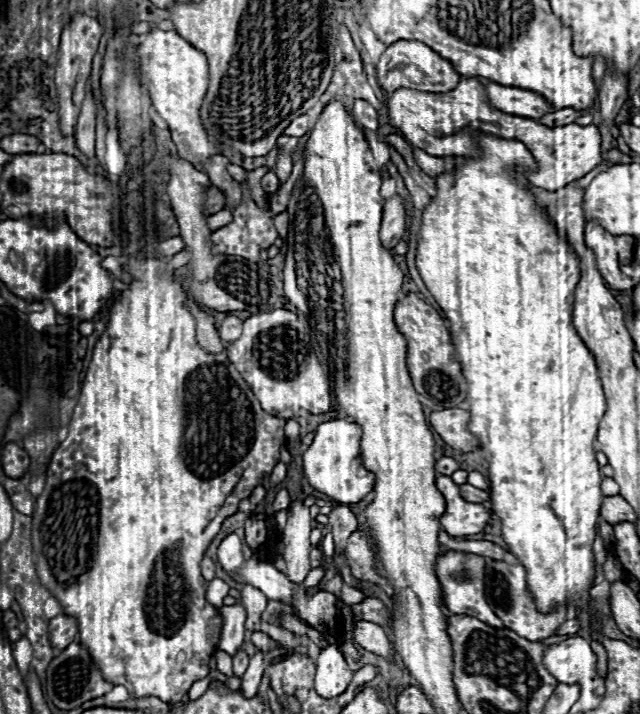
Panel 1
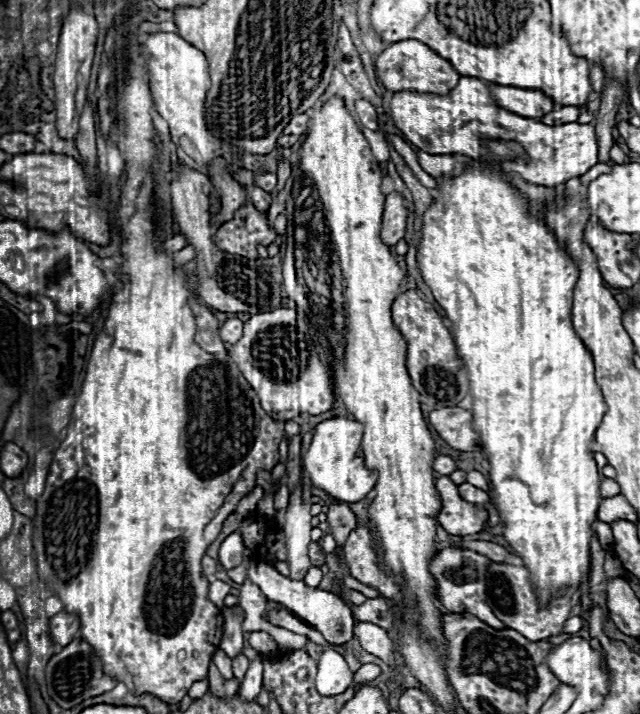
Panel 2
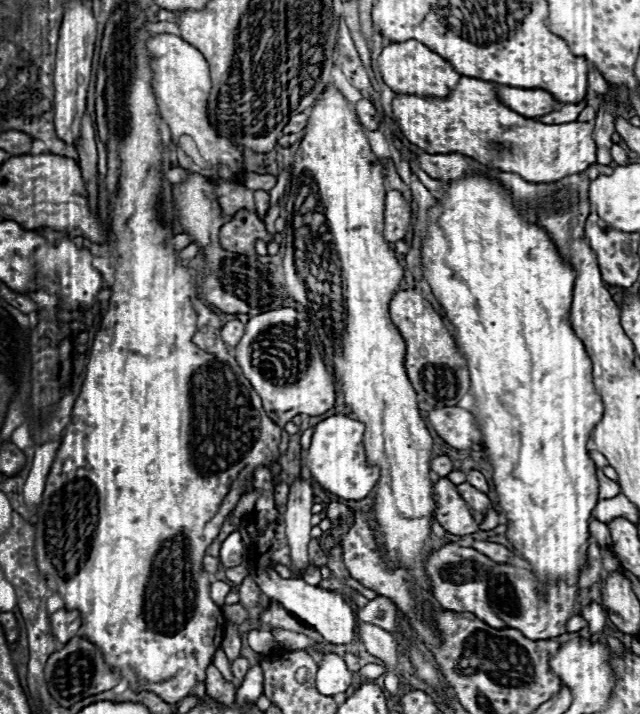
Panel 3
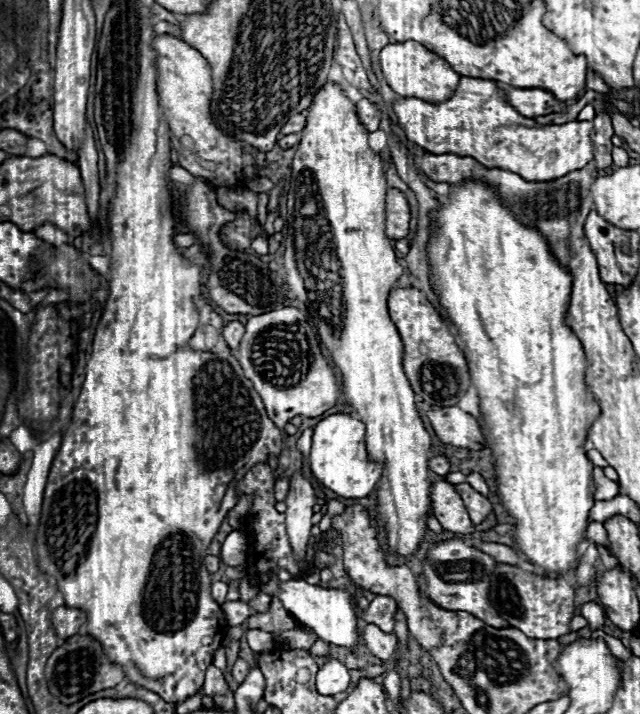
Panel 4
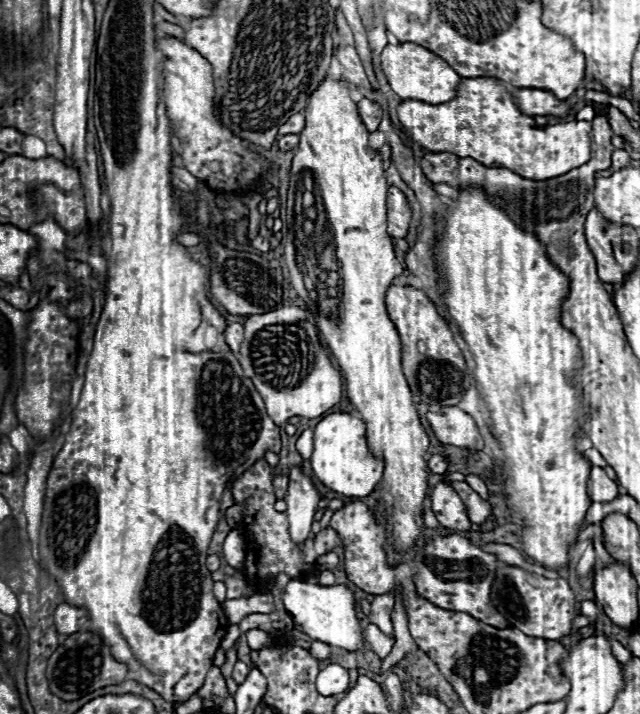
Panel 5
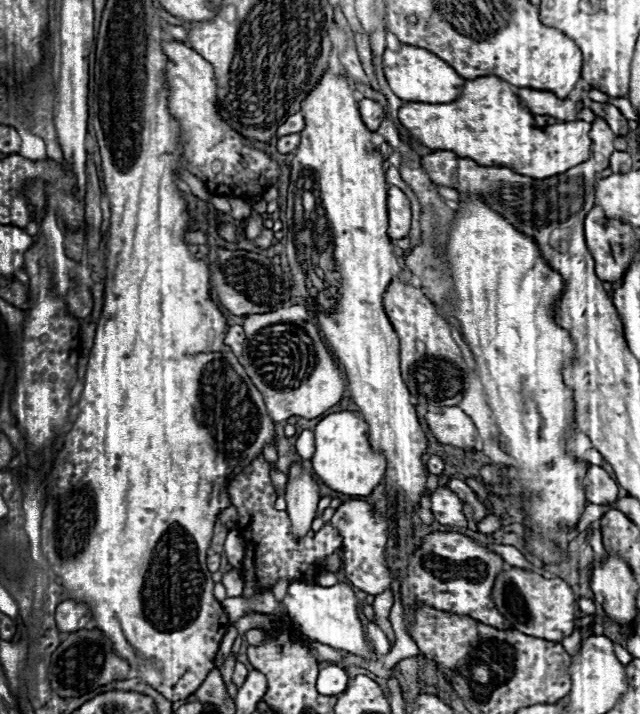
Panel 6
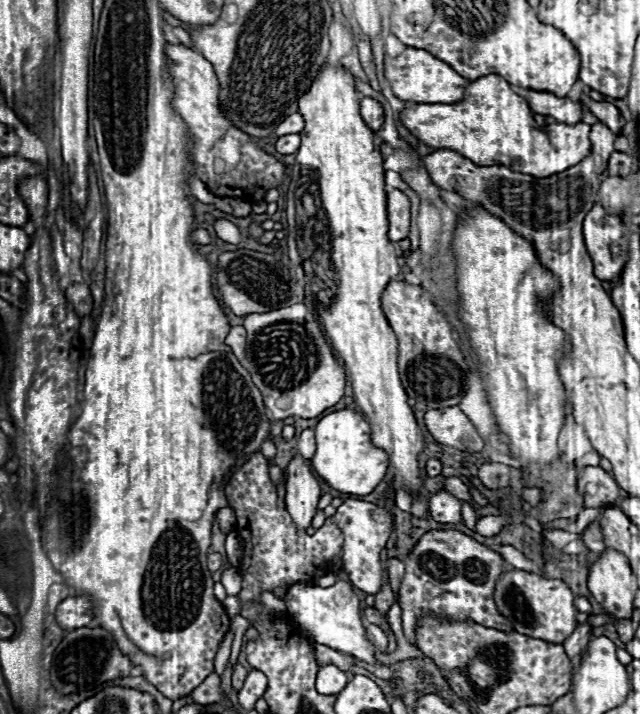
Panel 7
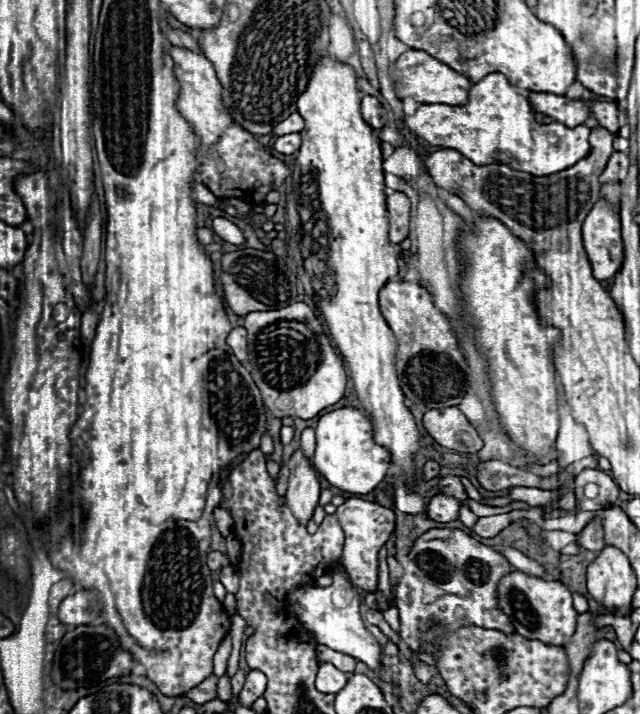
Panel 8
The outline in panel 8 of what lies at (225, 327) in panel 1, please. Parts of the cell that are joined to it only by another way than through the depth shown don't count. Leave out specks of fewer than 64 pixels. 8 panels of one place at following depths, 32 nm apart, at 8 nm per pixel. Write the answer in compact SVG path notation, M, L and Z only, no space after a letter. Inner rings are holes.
M238 326L238 328L232 328L232 332L230 332L230 336L226 338L226 342L228 342L228 346L234 350L234 354L242 354L240 356L240 360L246 360L246 330L242 328L242 326Z

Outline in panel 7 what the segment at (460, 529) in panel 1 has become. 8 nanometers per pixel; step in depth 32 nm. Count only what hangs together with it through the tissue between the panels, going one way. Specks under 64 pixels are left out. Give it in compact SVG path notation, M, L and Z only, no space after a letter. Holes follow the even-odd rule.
M438 490L430 498L430 514L440 524L464 524L460 508L462 508L462 500L458 500L446 490Z

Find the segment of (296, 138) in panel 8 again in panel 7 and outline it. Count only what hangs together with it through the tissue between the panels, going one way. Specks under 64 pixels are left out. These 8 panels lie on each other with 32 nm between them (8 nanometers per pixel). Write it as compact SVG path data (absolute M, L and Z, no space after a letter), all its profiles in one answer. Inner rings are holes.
M286 134L280 136L276 142L276 150L282 154L292 154L298 150L298 146L300 146L300 134Z

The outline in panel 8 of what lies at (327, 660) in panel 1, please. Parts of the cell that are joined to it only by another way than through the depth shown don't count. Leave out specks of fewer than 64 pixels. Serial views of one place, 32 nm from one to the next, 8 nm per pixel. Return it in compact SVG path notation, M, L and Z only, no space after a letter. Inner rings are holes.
M320 664L318 676L316 676L316 688L322 694L338 694L348 682L348 676L344 672L340 672L336 666L332 664Z

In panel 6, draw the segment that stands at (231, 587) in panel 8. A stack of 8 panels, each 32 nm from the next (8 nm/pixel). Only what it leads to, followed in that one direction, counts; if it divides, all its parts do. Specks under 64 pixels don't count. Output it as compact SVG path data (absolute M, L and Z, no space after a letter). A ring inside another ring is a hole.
M232 569L225 573L221 582L226 588L227 597L239 597L242 595L244 580L240 570Z

